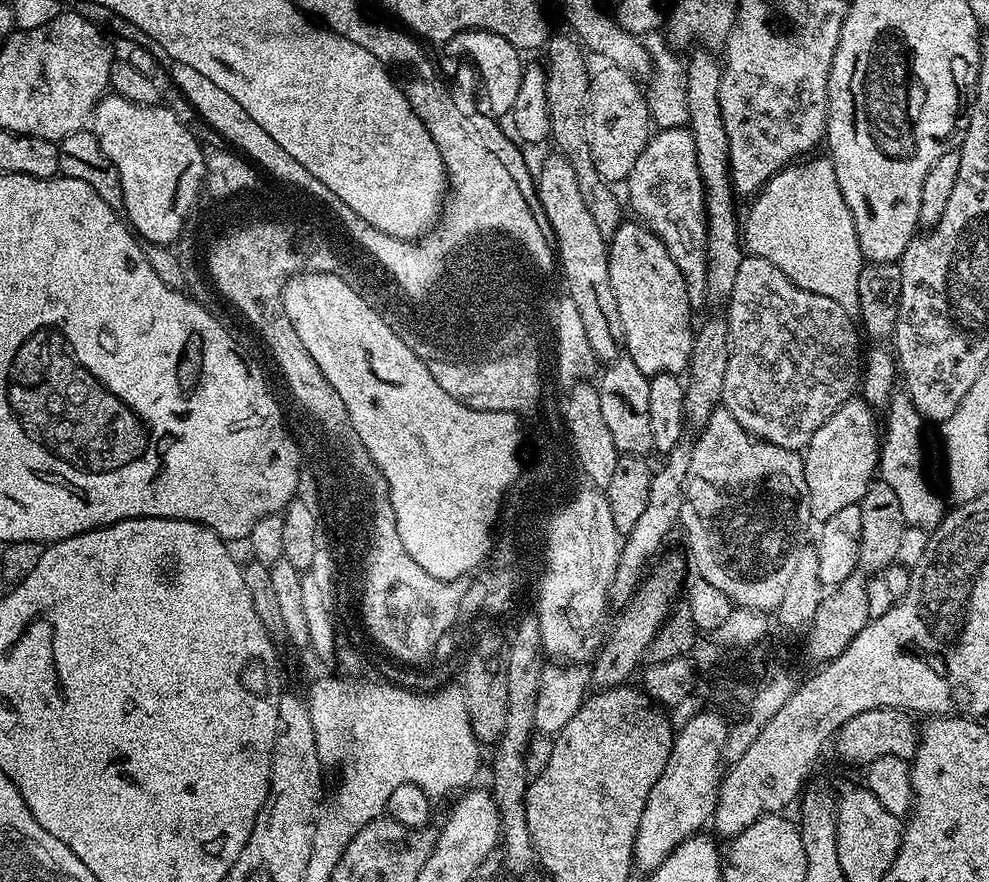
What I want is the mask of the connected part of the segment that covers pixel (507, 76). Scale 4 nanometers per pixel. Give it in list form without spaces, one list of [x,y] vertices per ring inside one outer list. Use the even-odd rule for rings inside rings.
[[[475,28],[469,32],[455,32],[446,42],[446,48],[452,56],[461,56],[461,61],[467,62],[478,77],[479,87],[482,89],[482,108],[493,118],[507,117],[511,113],[518,89],[522,86],[522,78],[526,67],[519,48],[514,47],[502,34],[483,32]]]

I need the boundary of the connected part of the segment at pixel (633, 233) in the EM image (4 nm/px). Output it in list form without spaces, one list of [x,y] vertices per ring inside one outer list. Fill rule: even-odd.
[[[632,220],[618,225],[608,245],[610,286],[618,298],[618,314],[622,314],[624,348],[646,377],[663,372],[680,374],[687,369],[694,335],[694,309],[688,301],[686,282],[664,243],[645,224]]]

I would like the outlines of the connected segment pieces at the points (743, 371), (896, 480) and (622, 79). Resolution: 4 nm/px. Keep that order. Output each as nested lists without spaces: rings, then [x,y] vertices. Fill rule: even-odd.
[[[751,254],[745,255],[742,266],[738,266],[734,290],[727,298],[726,307],[730,358],[726,362],[723,407],[734,414],[751,436],[783,448],[807,448],[814,430],[818,430],[834,410],[857,395],[862,380],[861,333],[857,321],[848,316],[834,298],[799,288],[774,262]]]
[[[903,390],[893,391],[886,405],[888,425],[882,428],[882,443],[880,445],[879,477],[888,483],[902,505],[902,514],[906,522],[913,528],[925,530],[935,529],[944,519],[946,507],[944,500],[932,489],[928,476],[924,473],[924,427],[926,421],[908,393]]]
[[[608,64],[591,73],[588,86],[588,145],[594,158],[594,166],[602,179],[615,182],[627,181],[638,154],[648,145],[650,117],[648,101],[643,87],[638,85],[637,77],[630,75],[618,66]],[[649,128],[649,129],[648,129]]]

